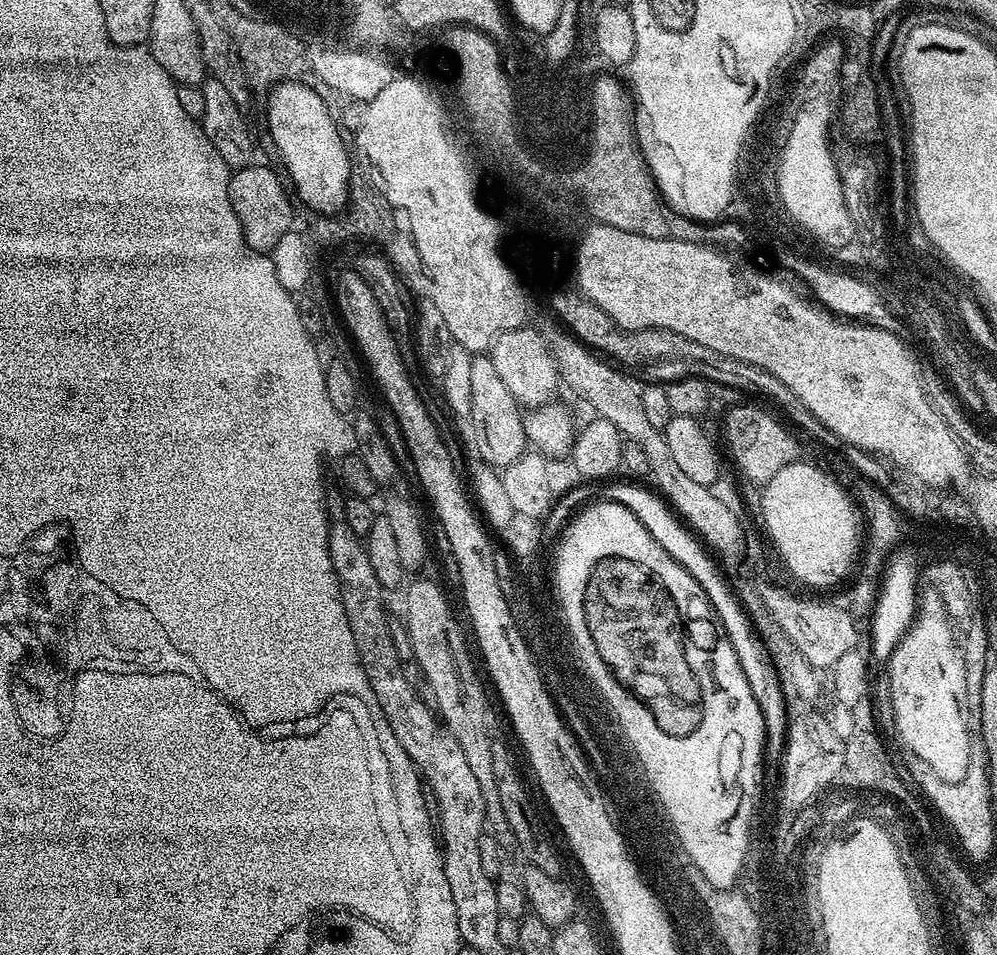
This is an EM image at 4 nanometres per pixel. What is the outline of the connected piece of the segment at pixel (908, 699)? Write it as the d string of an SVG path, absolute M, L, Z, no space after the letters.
M928 590L928 593L921 595L918 600L918 611L915 615L915 619L908 628L908 632L901 638L900 644L893 651L892 661L888 666L889 672L889 690L892 695L893 702L893 721L896 726L896 732L900 735L900 740L925 764L927 771L931 775L942 778L946 782L958 782L962 778L966 778L966 770L970 766L972 761L972 741L973 737L968 731L968 721L966 719L965 709L962 707L966 702L966 666L963 660L963 650L958 646L958 642L955 641L955 636L952 633L951 622L948 620L947 612L943 608L942 598L939 594L933 590Z

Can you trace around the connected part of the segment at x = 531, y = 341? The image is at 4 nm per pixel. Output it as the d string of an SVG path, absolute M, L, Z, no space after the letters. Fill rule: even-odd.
M531 326L515 328L503 332L490 349L490 355L498 375L502 378L506 390L525 409L541 408L544 404L553 403L556 387L561 387L562 377L556 366L556 357L552 354L549 341L543 340Z

